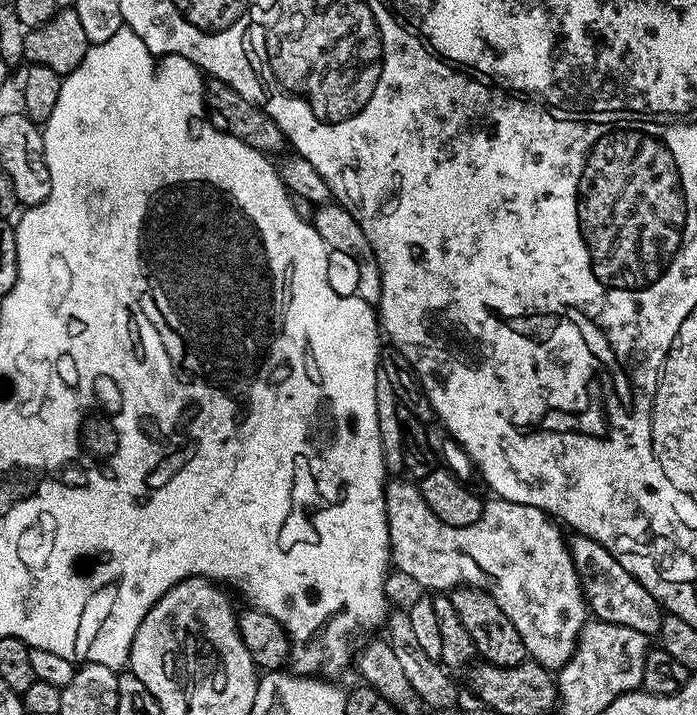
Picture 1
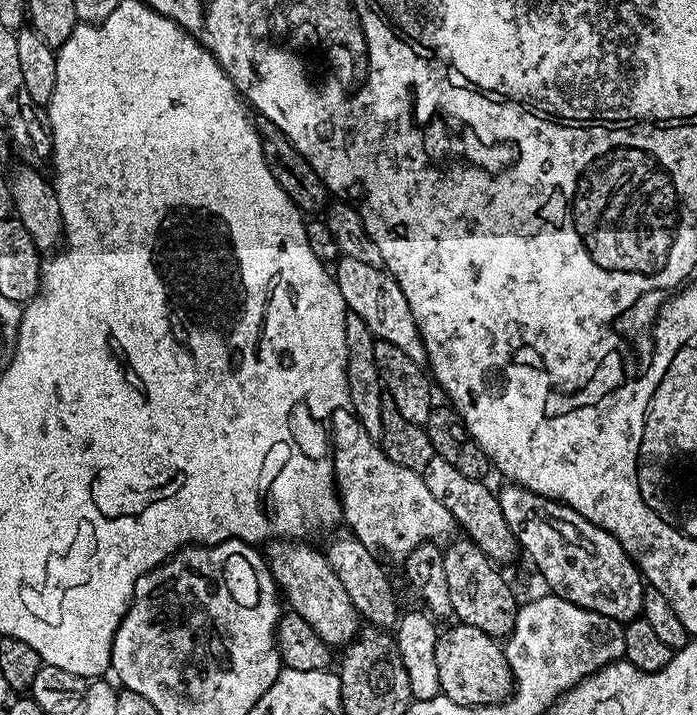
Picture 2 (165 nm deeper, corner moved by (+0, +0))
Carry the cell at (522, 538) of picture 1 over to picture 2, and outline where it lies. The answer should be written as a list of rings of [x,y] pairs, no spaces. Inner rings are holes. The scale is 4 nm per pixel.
[[[347,407],[339,408],[332,412],[332,419],[330,421],[330,448],[332,453],[332,465],[336,471],[336,487],[338,489],[338,495],[340,498],[340,504],[342,507],[342,520],[346,525],[348,523],[347,531],[351,535],[355,536],[357,540],[360,540],[368,548],[373,550],[379,550],[385,552],[388,556],[397,556],[397,558],[403,558],[410,554],[410,550],[414,550],[419,544],[426,544],[429,542],[443,541],[443,536],[451,537],[454,532],[454,521],[450,510],[446,510],[446,506],[442,506],[442,502],[438,502],[438,498],[434,498],[434,494],[430,494],[429,488],[426,486],[423,475],[415,472],[414,470],[408,470],[405,466],[398,465],[397,462],[392,462],[391,458],[383,452],[381,445],[377,441],[370,438],[370,434],[366,434],[366,430],[358,422],[356,413],[349,410]]]

